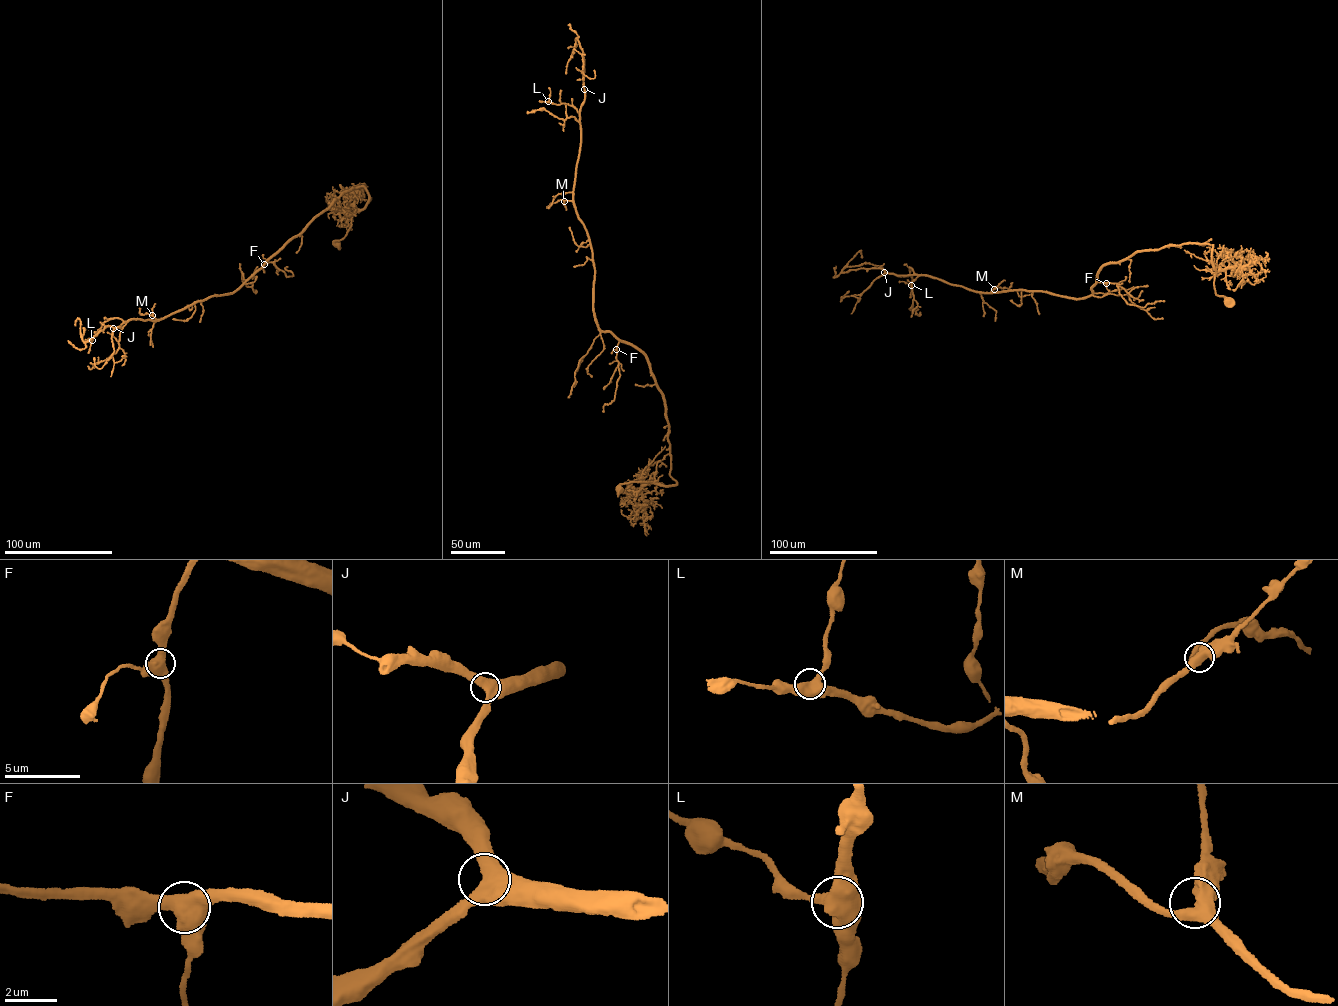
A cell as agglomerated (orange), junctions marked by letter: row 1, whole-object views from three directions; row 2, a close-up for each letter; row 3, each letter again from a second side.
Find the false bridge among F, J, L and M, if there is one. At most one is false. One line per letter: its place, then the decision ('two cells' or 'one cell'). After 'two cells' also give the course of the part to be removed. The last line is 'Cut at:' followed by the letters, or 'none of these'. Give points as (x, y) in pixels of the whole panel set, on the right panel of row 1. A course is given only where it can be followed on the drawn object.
F: place (1106, 283); one cell
J: place (884, 272); one cell
L: place (911, 285); one cell
M: place (994, 289); one cell
Cut at: none of these

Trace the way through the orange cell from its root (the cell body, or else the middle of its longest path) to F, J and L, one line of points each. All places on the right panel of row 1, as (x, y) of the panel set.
F: (1228, 300), (1215, 290), (1212, 244), (1182, 243), (1137, 250), (1104, 264), (1096, 278), (1106, 283)
J: (1228, 300), (1215, 293), (1213, 245), (1204, 244), (1107, 262), (1092, 294), (1077, 298), (884, 272)
L: (1228, 300), (1215, 290), (1213, 245), (1202, 243), (1105, 263), (1081, 298), (977, 291), (910, 267), (911, 285)

